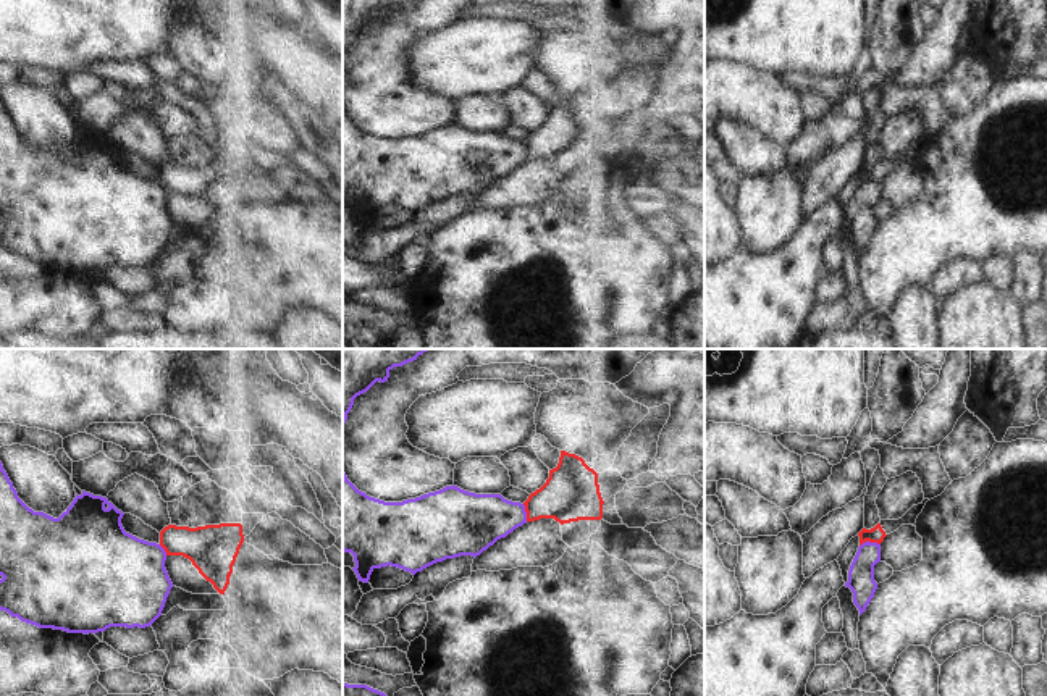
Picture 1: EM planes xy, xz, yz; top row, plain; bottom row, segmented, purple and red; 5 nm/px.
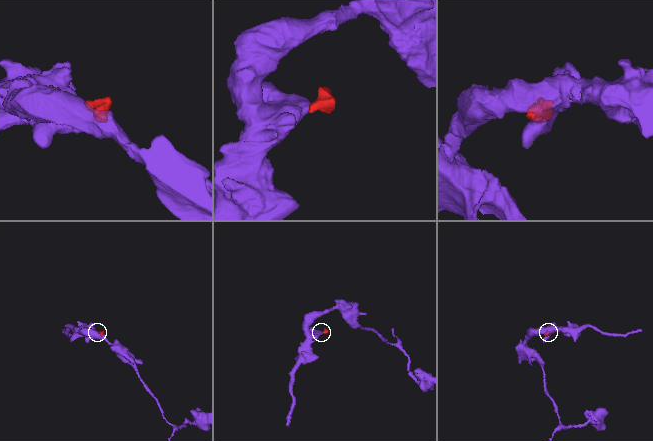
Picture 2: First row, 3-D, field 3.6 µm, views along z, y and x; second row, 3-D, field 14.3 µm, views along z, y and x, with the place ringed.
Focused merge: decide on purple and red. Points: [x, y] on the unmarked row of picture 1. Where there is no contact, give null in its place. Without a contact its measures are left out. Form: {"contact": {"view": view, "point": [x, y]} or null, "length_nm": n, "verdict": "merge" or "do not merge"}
{"contact": {"view": "yz", "point": [870, 181]}, "length_nm": 110, "verdict": "do not merge"}

